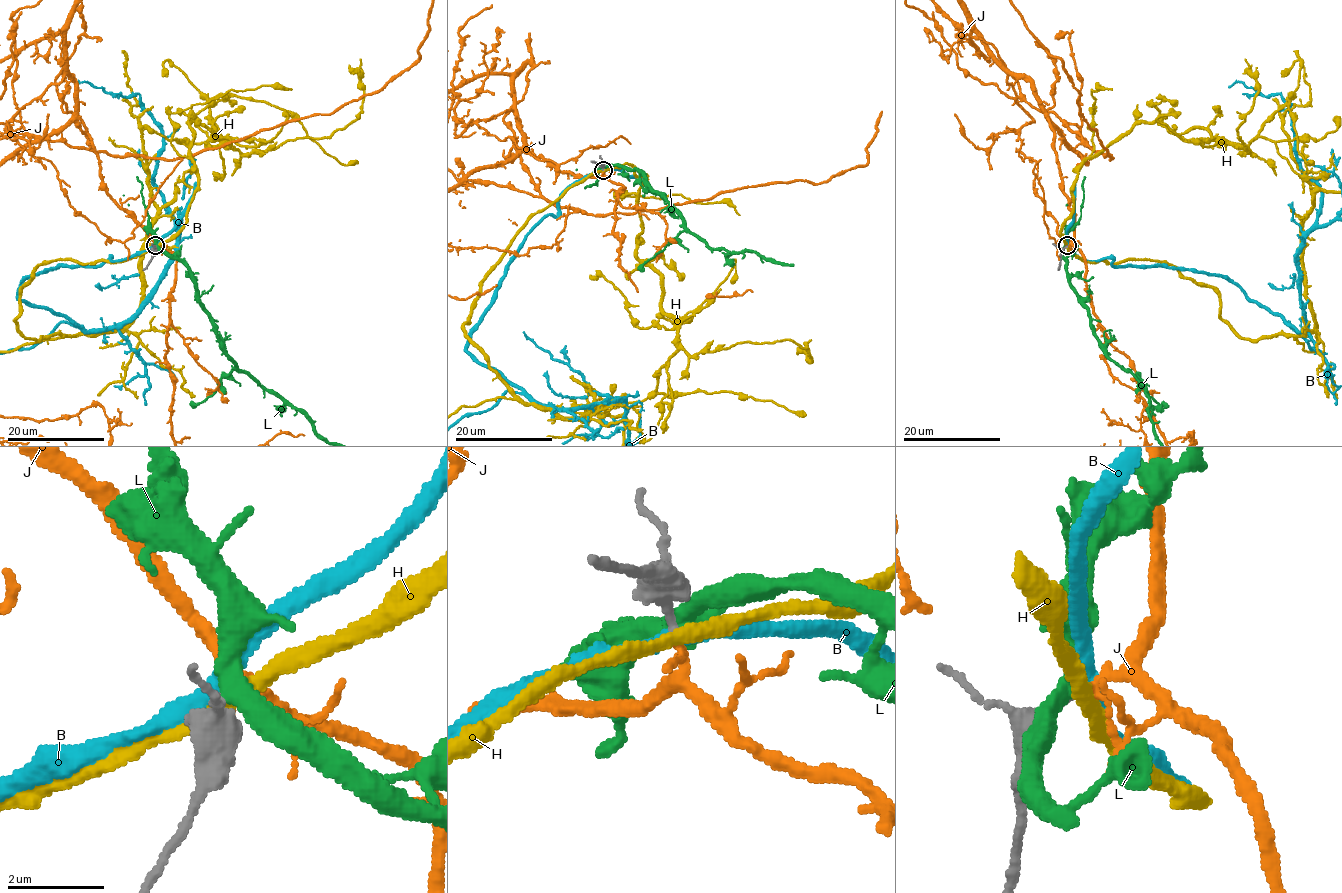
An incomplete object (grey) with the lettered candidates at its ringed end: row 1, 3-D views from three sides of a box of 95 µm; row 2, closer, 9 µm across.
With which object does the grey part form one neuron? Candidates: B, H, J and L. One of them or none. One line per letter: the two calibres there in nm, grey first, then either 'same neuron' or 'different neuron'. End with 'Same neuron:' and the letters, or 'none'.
B: 200/320 nm | different neuron
H: 200/320 nm | different neuron
J: 170/140 nm | same neuron
L: 360/380 nm | different neuron
Same neuron: J

